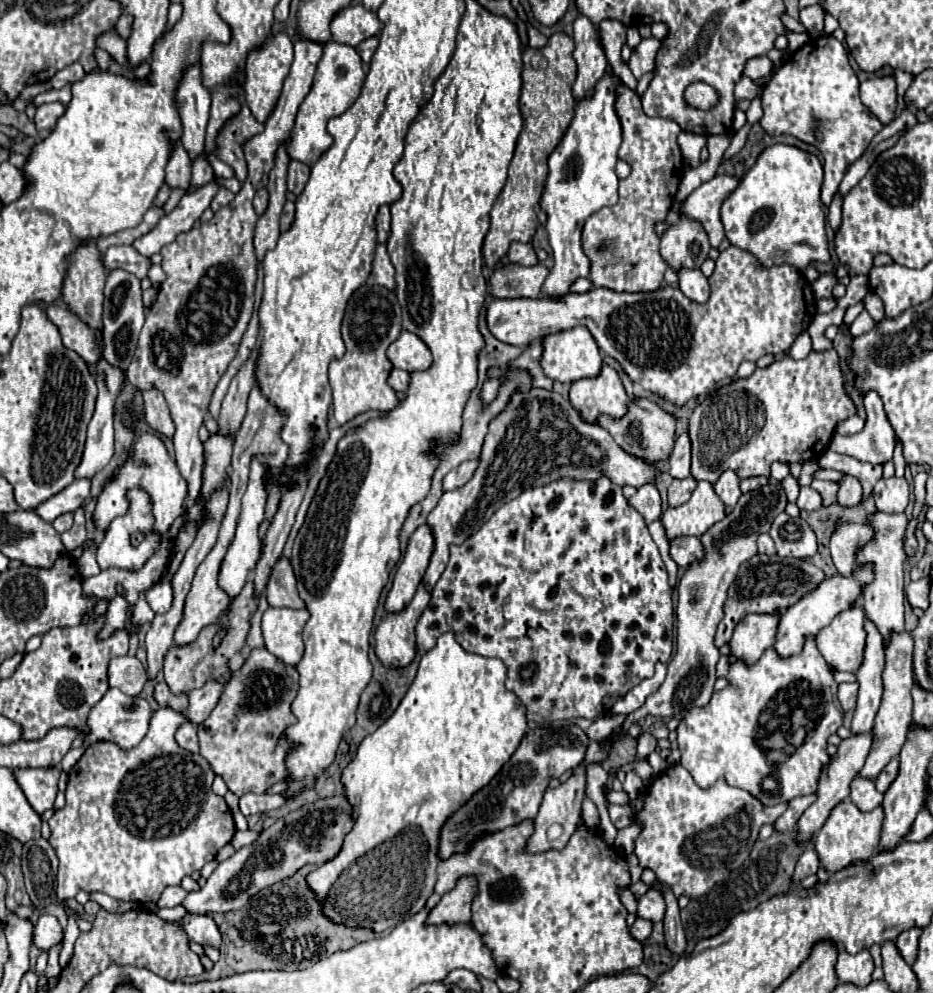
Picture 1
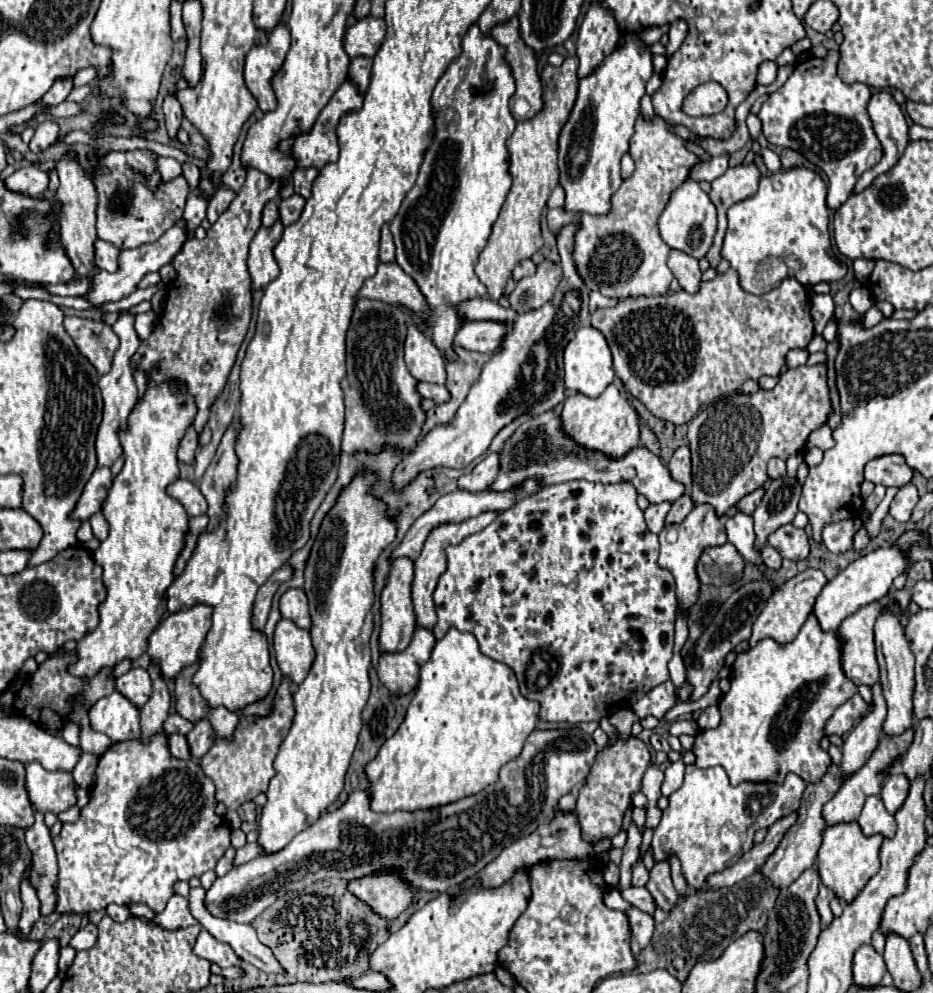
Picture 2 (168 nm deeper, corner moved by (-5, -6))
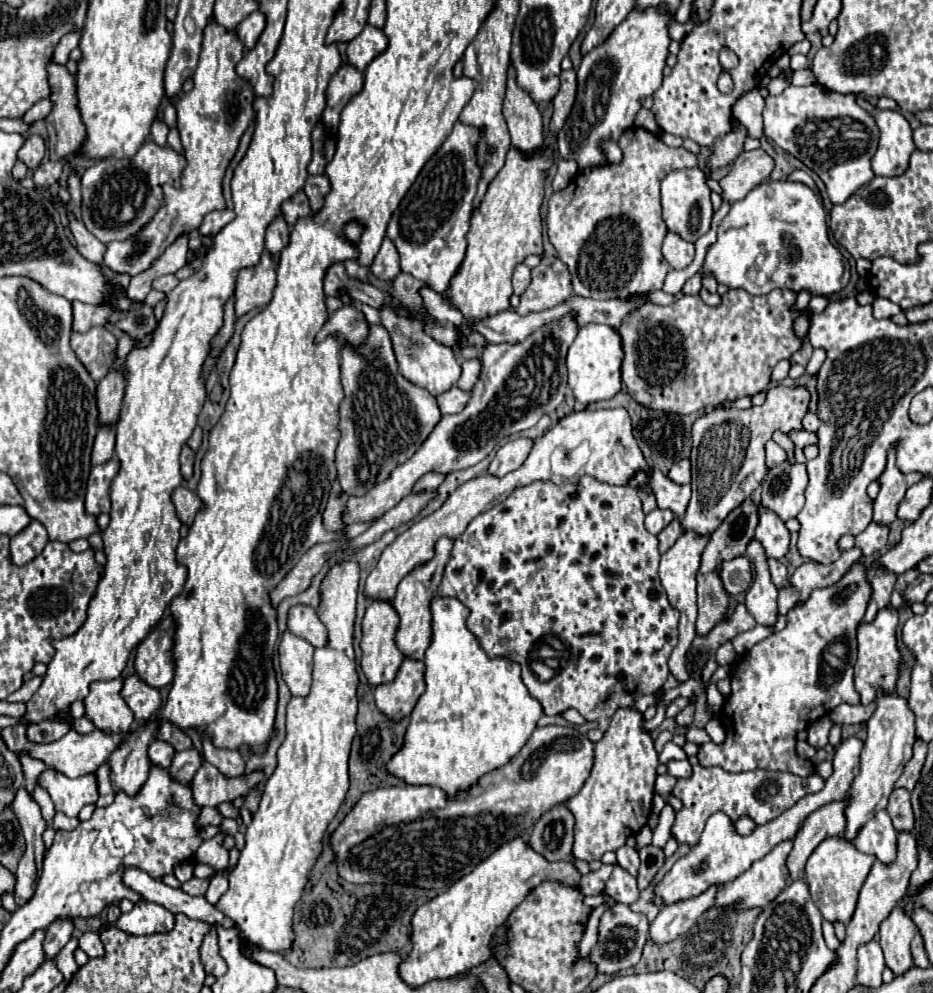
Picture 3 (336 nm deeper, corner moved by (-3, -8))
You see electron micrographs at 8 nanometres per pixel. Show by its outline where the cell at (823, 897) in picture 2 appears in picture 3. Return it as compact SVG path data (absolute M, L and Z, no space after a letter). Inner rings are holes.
M823 920L822 932L823 932L825 943L827 943L827 947L829 947L831 951L835 951L835 949L837 949L837 943L839 943L839 939L837 939L835 935L834 926L831 925L829 921Z

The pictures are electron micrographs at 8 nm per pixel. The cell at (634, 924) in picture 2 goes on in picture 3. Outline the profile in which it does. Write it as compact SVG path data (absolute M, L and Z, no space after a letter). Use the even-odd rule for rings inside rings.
M615 905L613 909L607 909L601 917L599 925L599 941L591 949L591 959L599 965L599 973L615 975L621 969L629 969L639 963L641 951L645 947L649 935L649 921L643 913L635 913L629 909L629 905Z

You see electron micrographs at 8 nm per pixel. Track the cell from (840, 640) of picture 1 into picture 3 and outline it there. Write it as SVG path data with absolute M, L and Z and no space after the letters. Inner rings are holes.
M893 607L881 609L873 621L861 621L857 627L857 663L855 663L855 689L861 695L861 703L867 705L875 701L877 689L893 691L899 671L899 651L897 651L897 615L899 611Z

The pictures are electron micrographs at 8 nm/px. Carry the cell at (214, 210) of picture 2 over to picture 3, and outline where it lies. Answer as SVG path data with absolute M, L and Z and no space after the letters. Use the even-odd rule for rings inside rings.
M221 209L221 211L211 211L203 217L203 223L199 227L201 235L211 235L219 233L227 223L233 221L233 211L231 209Z

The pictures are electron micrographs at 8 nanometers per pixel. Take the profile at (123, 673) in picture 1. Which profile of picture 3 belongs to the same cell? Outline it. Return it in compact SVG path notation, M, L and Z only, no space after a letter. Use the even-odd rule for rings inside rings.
M131 675L131 677L123 679L121 697L131 707L137 721L149 719L161 707L159 691L155 687L147 685L139 675Z

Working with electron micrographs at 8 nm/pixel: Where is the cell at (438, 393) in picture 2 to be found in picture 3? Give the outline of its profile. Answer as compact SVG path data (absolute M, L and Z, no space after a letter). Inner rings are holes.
M451 387L449 391L437 395L437 403L439 403L439 409L441 409L443 415L463 411L463 407L465 407L467 401L469 401L469 393L461 391L459 387Z

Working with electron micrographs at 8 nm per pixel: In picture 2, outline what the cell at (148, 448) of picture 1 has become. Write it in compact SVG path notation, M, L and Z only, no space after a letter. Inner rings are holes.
M175 481L169 485L169 495L173 499L177 499L189 517L195 515L205 515L207 513L207 501L203 497L203 493L199 491L199 487L191 481Z

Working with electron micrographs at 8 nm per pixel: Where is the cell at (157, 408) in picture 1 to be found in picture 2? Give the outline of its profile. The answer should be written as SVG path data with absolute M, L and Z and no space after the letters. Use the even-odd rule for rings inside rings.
M187 431L185 437L179 443L179 451L177 457L183 463L193 463L195 461L195 451L197 451L199 443L197 443L197 431Z

